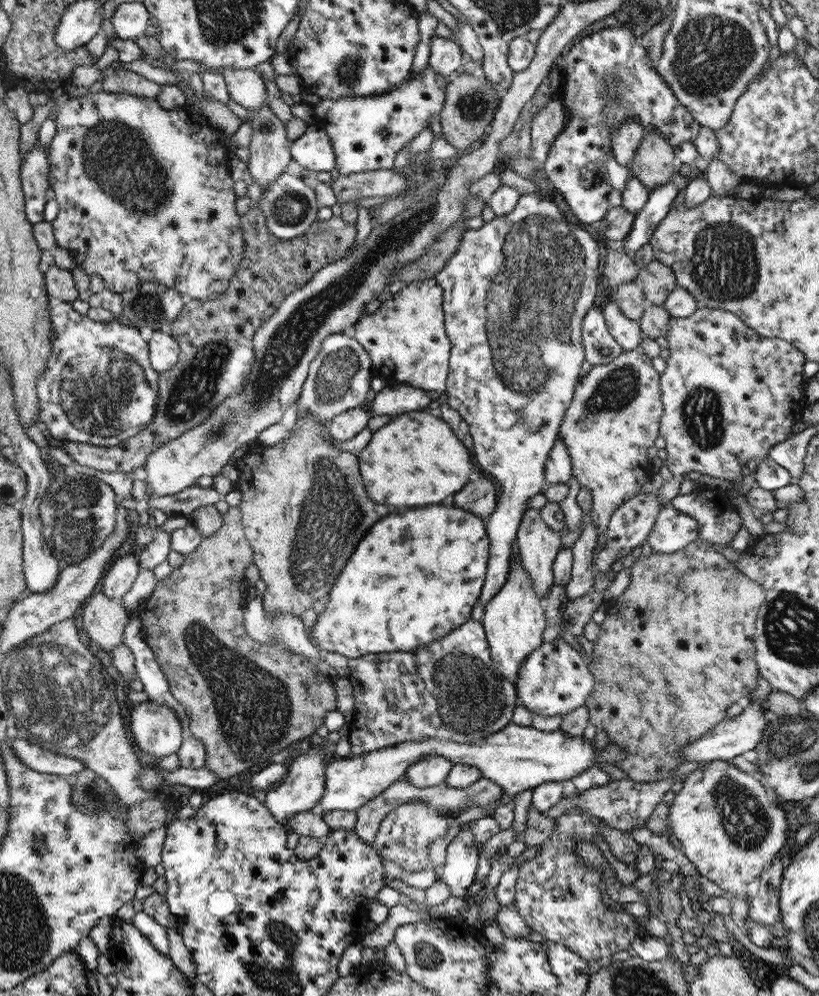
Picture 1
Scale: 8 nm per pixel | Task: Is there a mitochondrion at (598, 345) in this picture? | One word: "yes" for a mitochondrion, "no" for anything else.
yes

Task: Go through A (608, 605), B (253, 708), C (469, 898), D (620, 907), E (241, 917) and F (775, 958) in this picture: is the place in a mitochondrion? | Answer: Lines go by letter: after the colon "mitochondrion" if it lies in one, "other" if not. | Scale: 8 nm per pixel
A: other
B: mitochondrion
C: other
D: other
E: other
F: other

